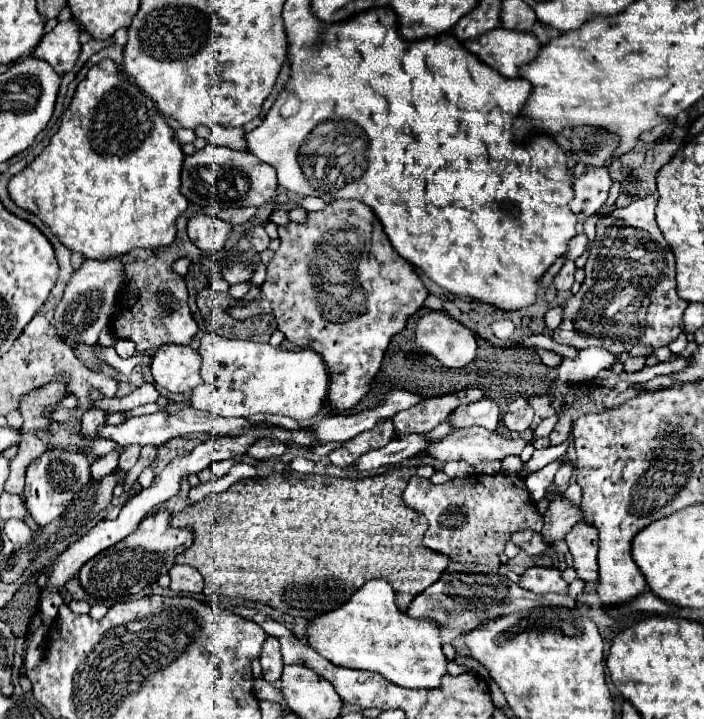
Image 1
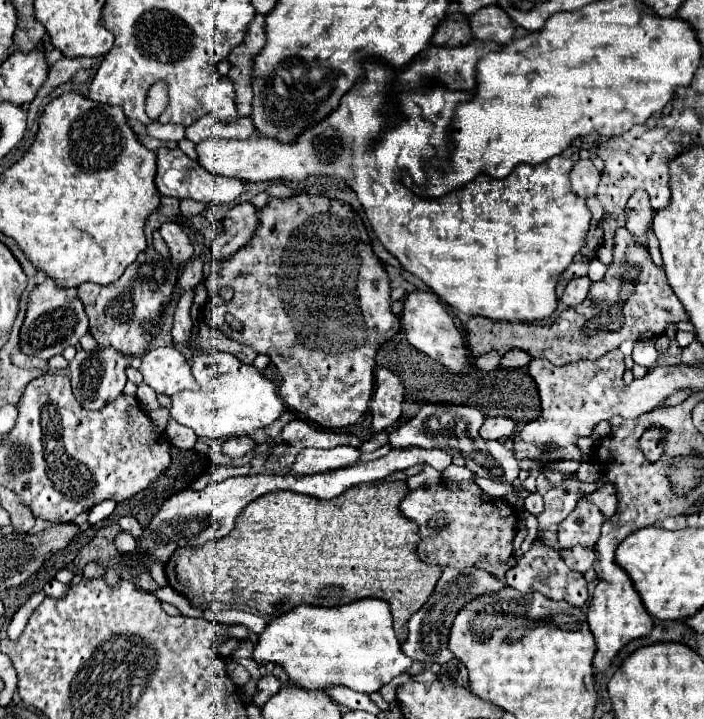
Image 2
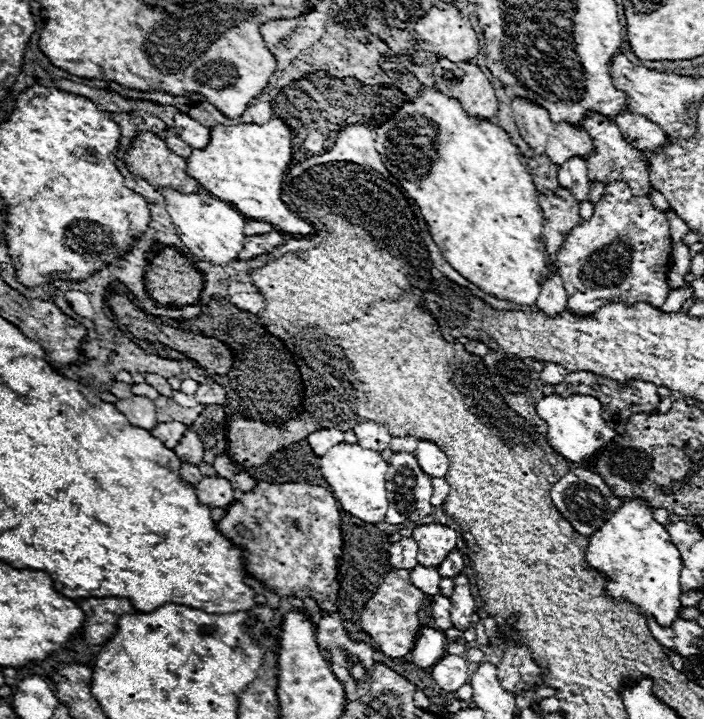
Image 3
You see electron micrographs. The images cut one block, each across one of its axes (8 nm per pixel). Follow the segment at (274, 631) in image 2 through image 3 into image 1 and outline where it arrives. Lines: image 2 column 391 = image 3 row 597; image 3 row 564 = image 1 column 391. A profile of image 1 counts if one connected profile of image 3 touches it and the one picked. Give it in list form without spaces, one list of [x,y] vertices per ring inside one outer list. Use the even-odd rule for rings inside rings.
[[[370,580],[360,590],[356,590],[354,596],[340,608],[312,618],[306,628],[306,640],[318,654],[328,658],[334,666],[370,670],[382,674],[386,680],[402,688],[438,688],[448,666],[440,644],[440,626],[428,620],[414,620],[408,614],[400,612],[394,604],[394,598],[394,590],[386,580]]]

